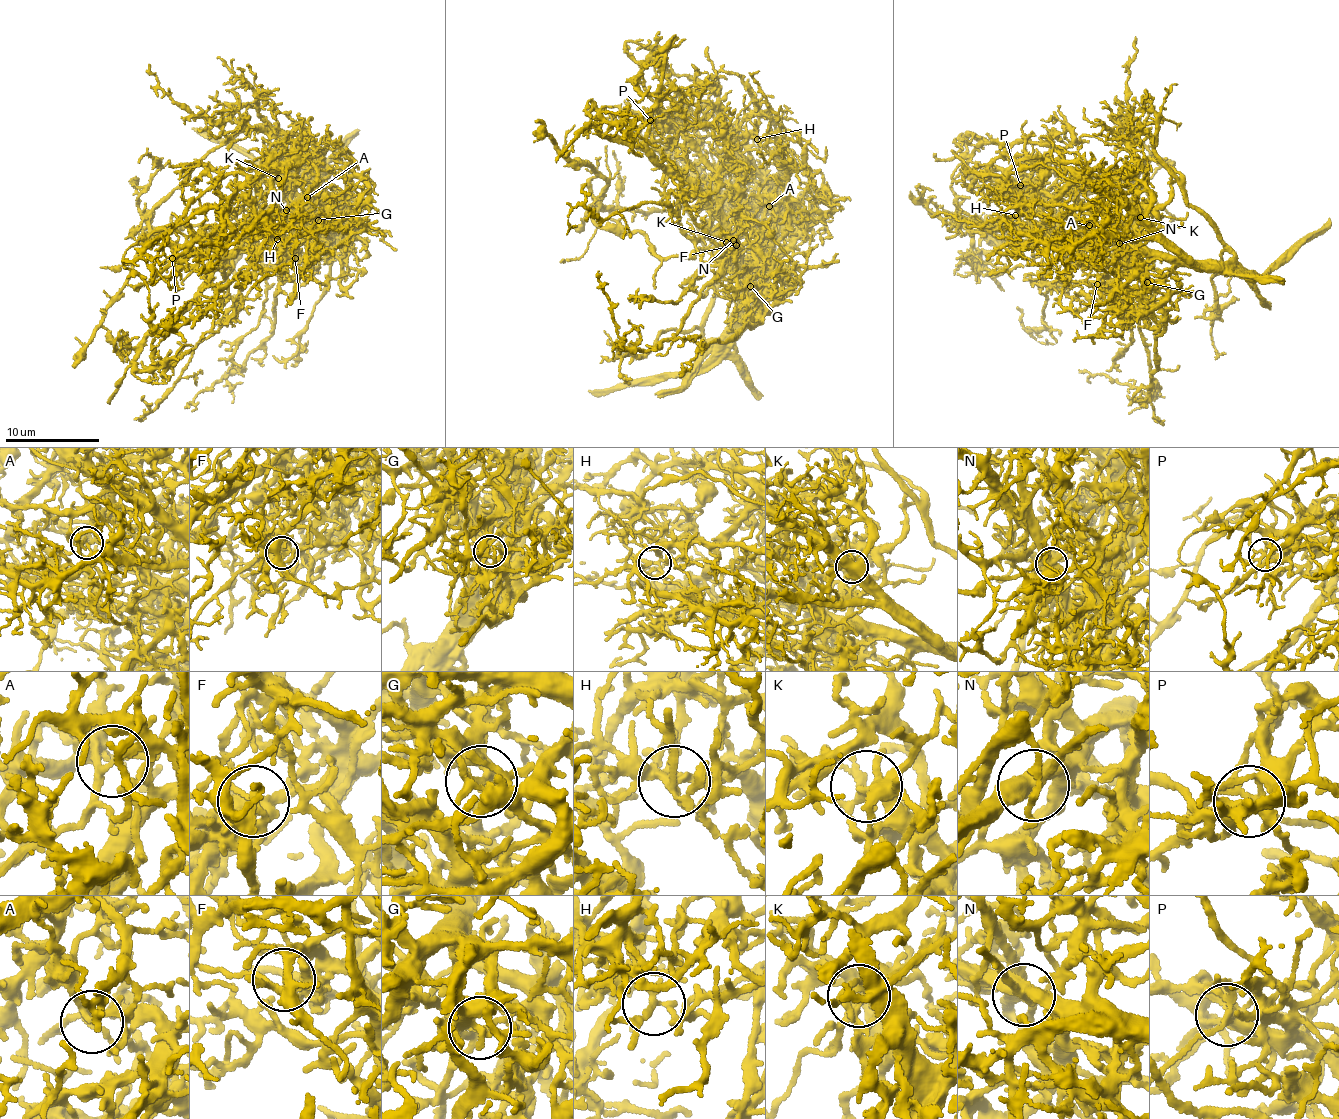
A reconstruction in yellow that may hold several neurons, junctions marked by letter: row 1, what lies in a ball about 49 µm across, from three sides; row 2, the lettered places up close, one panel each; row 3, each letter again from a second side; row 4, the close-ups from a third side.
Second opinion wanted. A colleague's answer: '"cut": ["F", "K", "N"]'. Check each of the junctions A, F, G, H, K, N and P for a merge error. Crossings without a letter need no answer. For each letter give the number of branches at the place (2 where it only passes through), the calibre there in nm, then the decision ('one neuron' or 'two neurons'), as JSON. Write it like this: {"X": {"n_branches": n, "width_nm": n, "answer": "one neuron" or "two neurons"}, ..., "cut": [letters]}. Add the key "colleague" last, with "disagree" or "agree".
{"A": {"n_branches": 4, "width_nm": 170, "answer": "two neurons"}, "F": {"n_branches": 3, "width_nm": 130, "answer": "two neurons"}, "G": {"n_branches": 4, "width_nm": 200, "answer": "one neuron"}, "H": {"n_branches": 4, "width_nm": 180, "answer": "one neuron"}, "K": {"n_branches": 7, "width_nm": 300, "answer": "one neuron"}, "N": {"n_branches": 4, "width_nm": 460, "answer": "two neurons"}, "P": {"n_branches": 4, "width_nm": 170, "answer": "one neuron"}, "cut": ["A", "F", "N"], "colleague": "disagree"}

